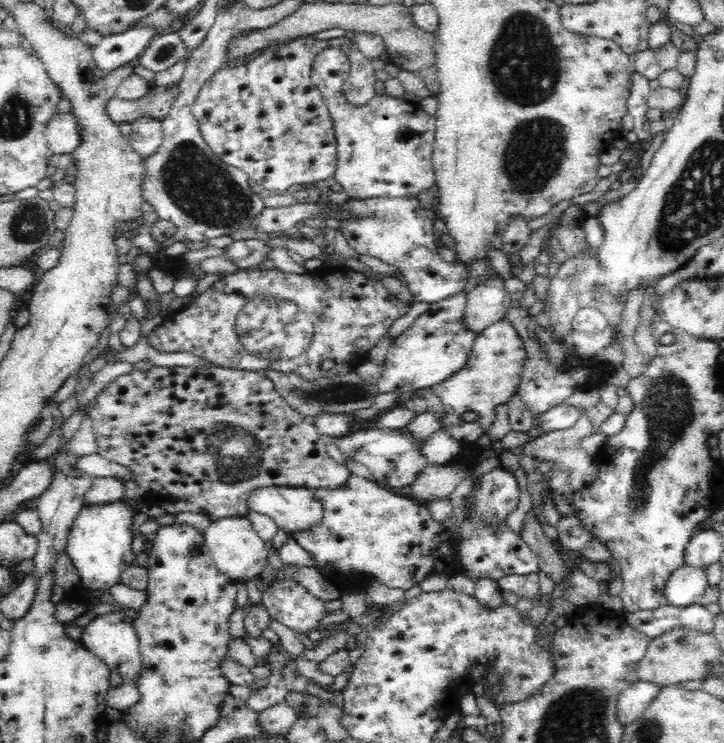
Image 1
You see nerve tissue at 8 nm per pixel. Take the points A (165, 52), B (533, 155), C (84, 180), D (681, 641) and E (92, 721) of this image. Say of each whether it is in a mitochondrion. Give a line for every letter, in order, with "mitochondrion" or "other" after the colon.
A: mitochondrion
B: mitochondrion
C: other
D: mitochondrion
E: other

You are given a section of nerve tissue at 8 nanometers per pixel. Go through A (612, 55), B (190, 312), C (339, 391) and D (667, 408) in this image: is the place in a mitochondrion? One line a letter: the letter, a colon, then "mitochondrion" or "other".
A: other
B: other
C: mitochondrion
D: mitochondrion

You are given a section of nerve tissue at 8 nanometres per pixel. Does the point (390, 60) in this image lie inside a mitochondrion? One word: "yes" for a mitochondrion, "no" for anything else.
no

